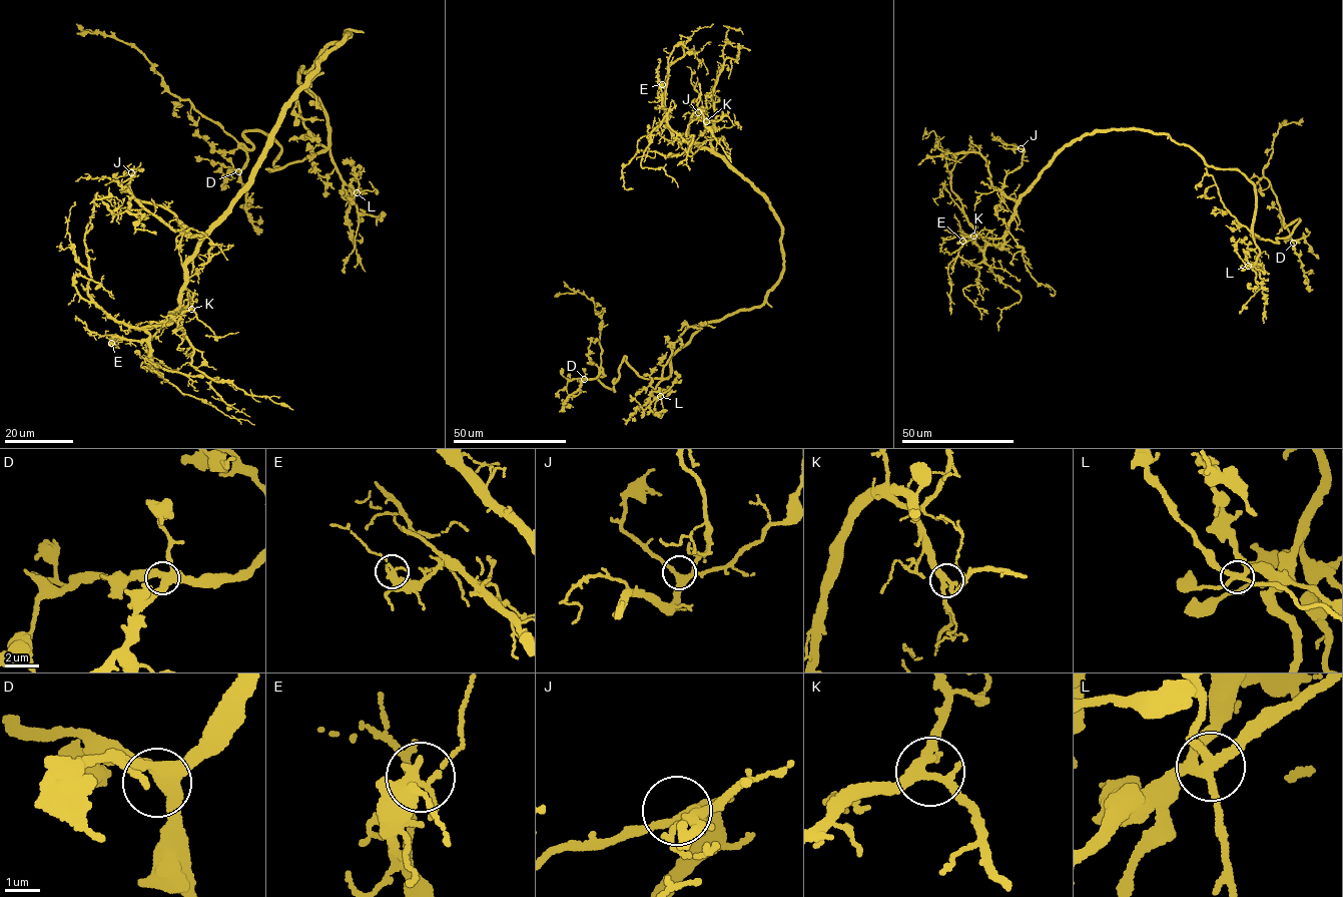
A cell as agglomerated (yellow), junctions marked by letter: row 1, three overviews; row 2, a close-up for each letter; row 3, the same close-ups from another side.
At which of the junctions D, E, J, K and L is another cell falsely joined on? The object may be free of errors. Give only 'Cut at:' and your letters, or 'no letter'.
Cut at: L

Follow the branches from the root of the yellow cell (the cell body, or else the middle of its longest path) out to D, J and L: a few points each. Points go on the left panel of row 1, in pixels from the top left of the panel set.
D: (348, 37), (299, 75), (327, 147), (270, 170), (280, 146), (244, 131), (252, 145), (238, 171)
J: (348, 37), (349, 31), (316, 60), (245, 189), (203, 234), (187, 238), (172, 212), (137, 201), (131, 172)
L: (348, 37), (330, 41), (308, 70), (302, 68), (298, 82), (323, 112), (328, 154), (336, 170), (357, 192)

